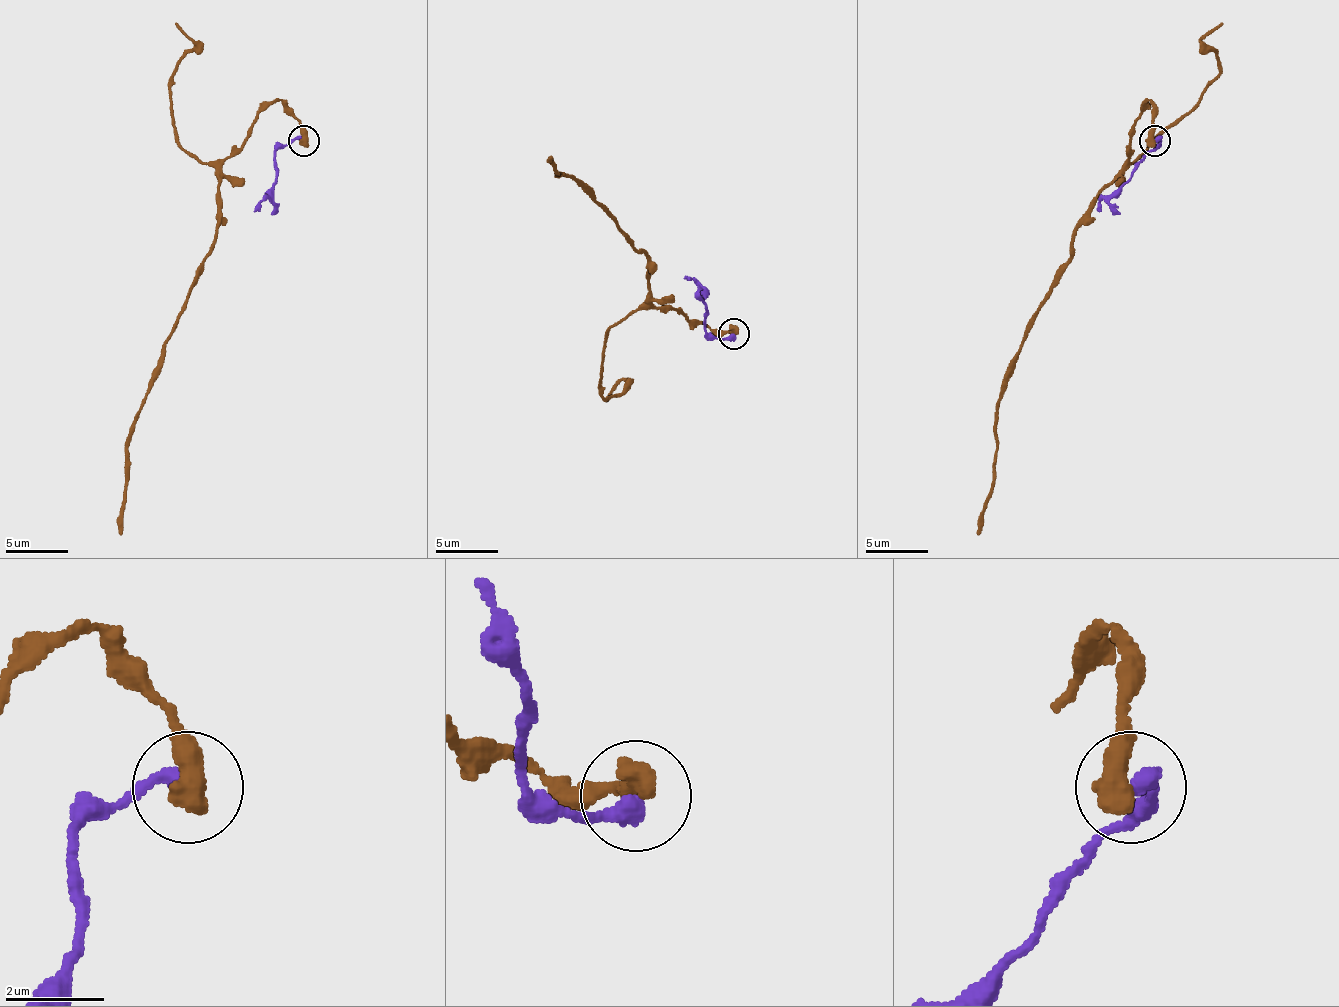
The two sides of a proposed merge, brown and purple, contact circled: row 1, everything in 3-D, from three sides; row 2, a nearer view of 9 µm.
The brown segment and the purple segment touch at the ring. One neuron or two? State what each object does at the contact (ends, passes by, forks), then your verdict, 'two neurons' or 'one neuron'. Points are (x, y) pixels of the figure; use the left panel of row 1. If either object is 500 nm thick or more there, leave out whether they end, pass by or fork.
two neurons

